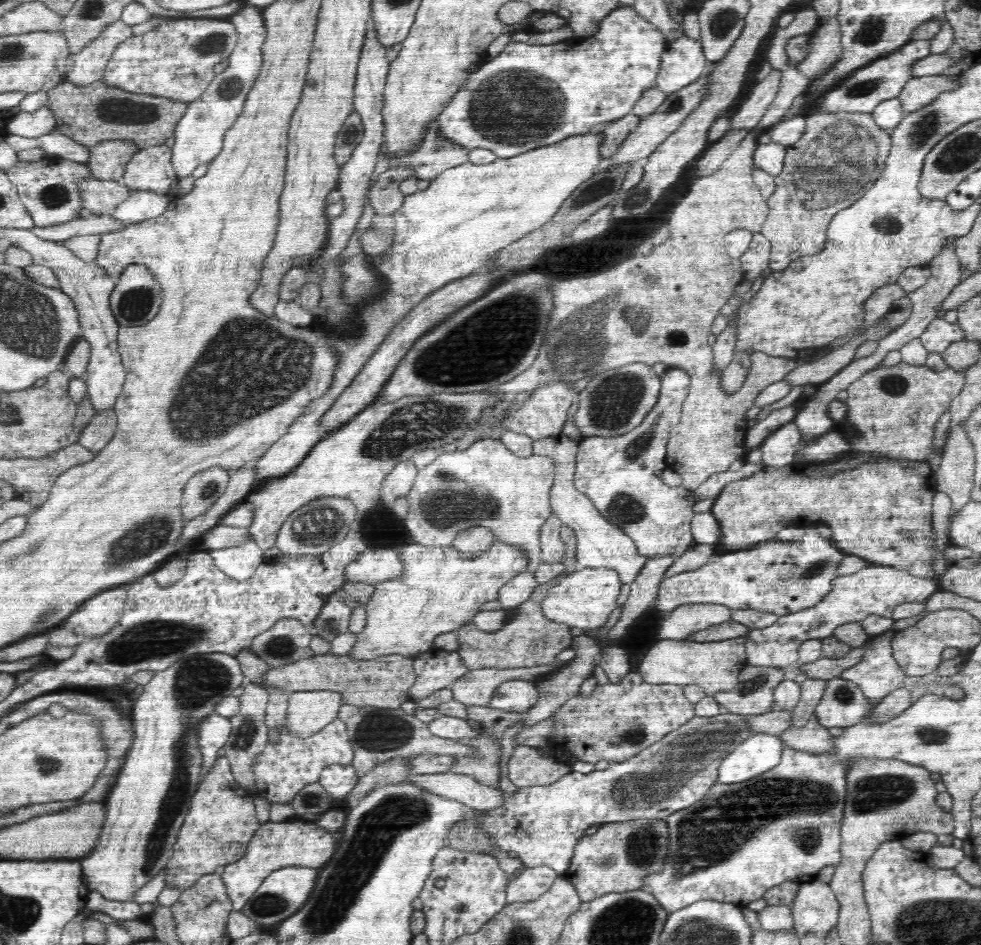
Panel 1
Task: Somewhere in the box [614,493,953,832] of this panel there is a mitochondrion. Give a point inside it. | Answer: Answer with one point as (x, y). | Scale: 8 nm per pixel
(875, 792)

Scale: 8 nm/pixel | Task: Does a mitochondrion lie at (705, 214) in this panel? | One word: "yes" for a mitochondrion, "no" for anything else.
no

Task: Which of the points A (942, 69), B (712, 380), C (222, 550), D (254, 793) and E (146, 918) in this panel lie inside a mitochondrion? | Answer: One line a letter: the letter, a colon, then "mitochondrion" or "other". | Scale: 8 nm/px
A: other
B: other
C: other
D: other
E: other

